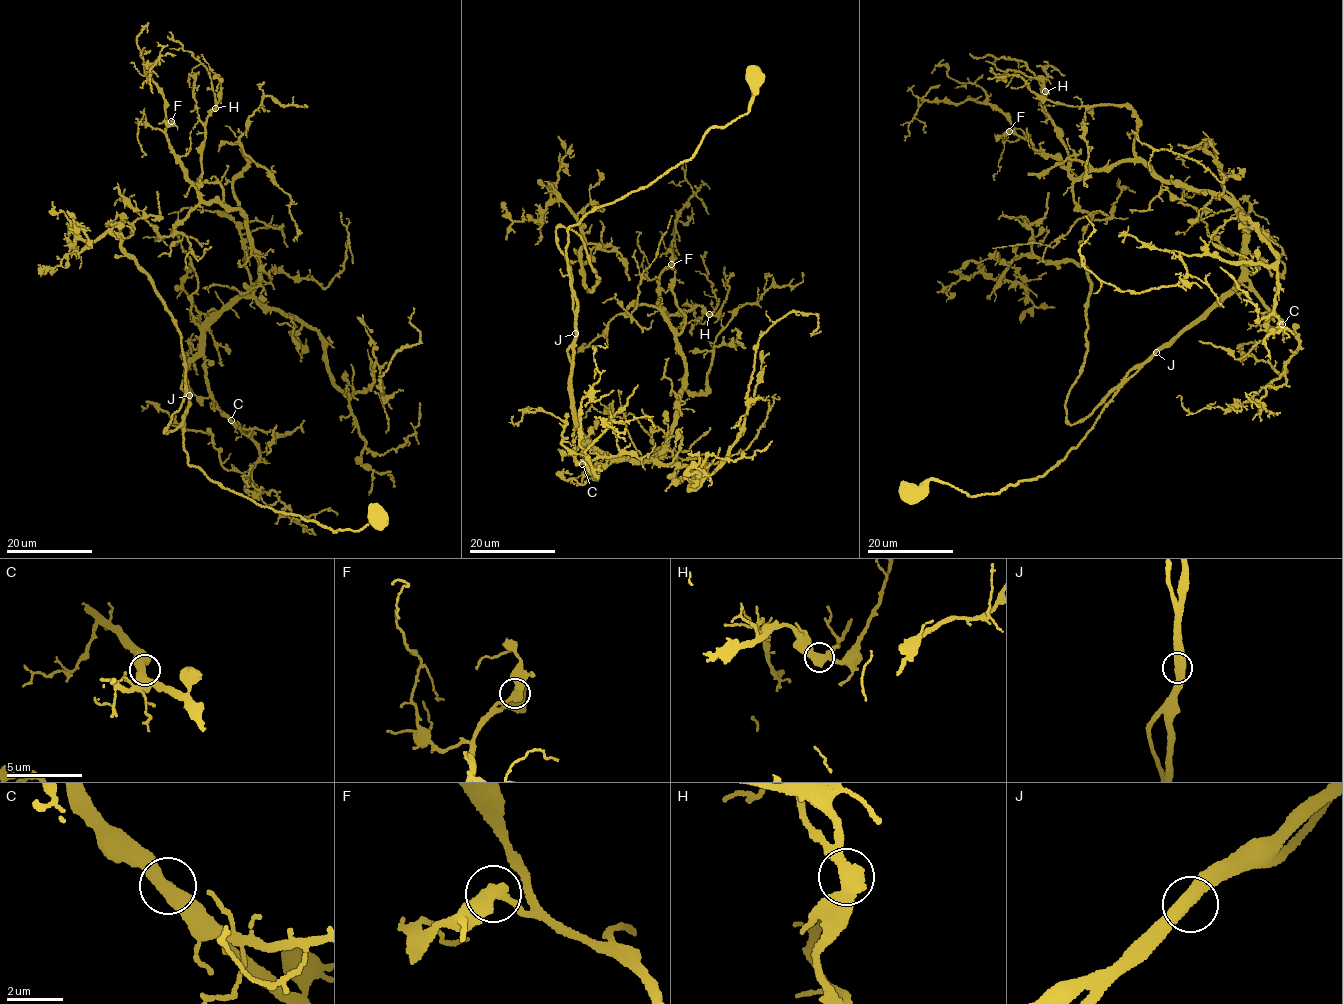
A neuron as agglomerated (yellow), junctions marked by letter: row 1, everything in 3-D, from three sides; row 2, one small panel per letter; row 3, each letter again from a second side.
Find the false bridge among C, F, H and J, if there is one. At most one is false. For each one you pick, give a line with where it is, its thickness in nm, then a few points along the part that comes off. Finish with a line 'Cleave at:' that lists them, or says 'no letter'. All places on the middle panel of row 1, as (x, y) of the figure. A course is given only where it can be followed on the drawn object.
Cleave at: no letter

